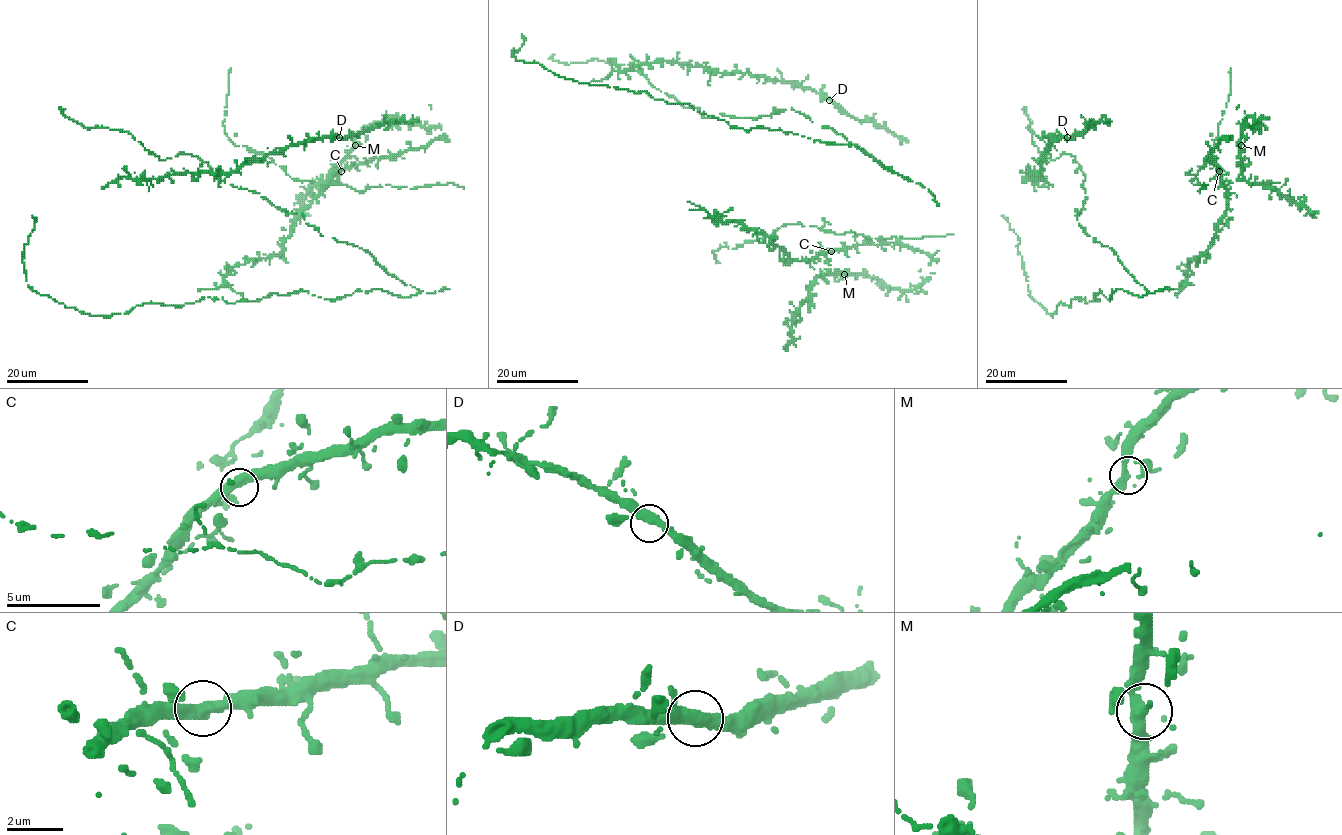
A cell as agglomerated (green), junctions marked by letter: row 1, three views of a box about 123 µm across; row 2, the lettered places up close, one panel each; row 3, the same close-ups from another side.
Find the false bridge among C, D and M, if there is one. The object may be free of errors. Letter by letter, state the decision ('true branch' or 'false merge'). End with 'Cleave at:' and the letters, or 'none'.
C: true branch
D: true branch
M: true branch
Cleave at: none

